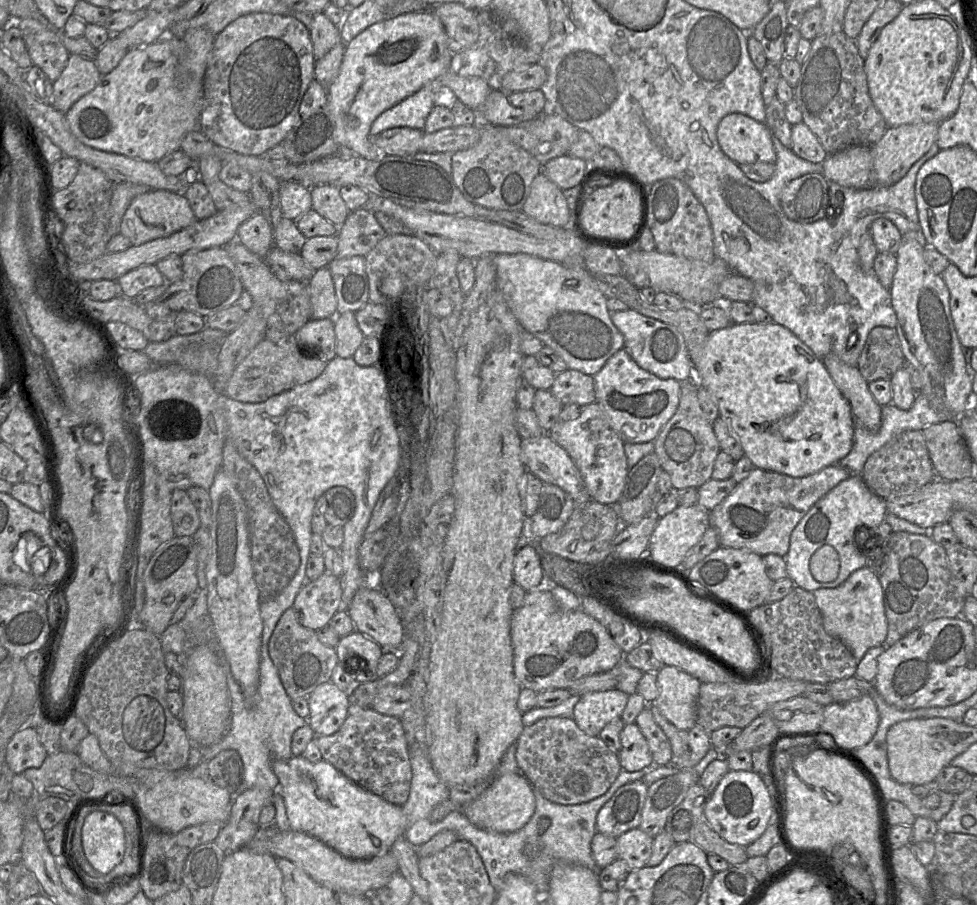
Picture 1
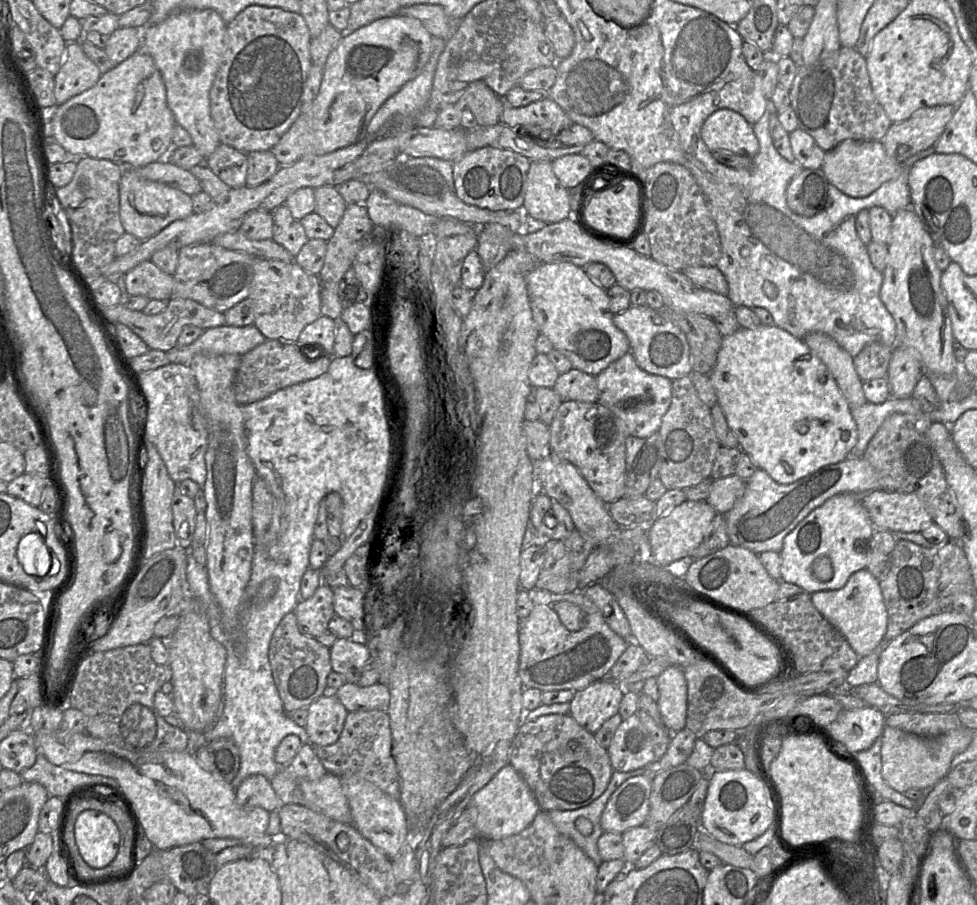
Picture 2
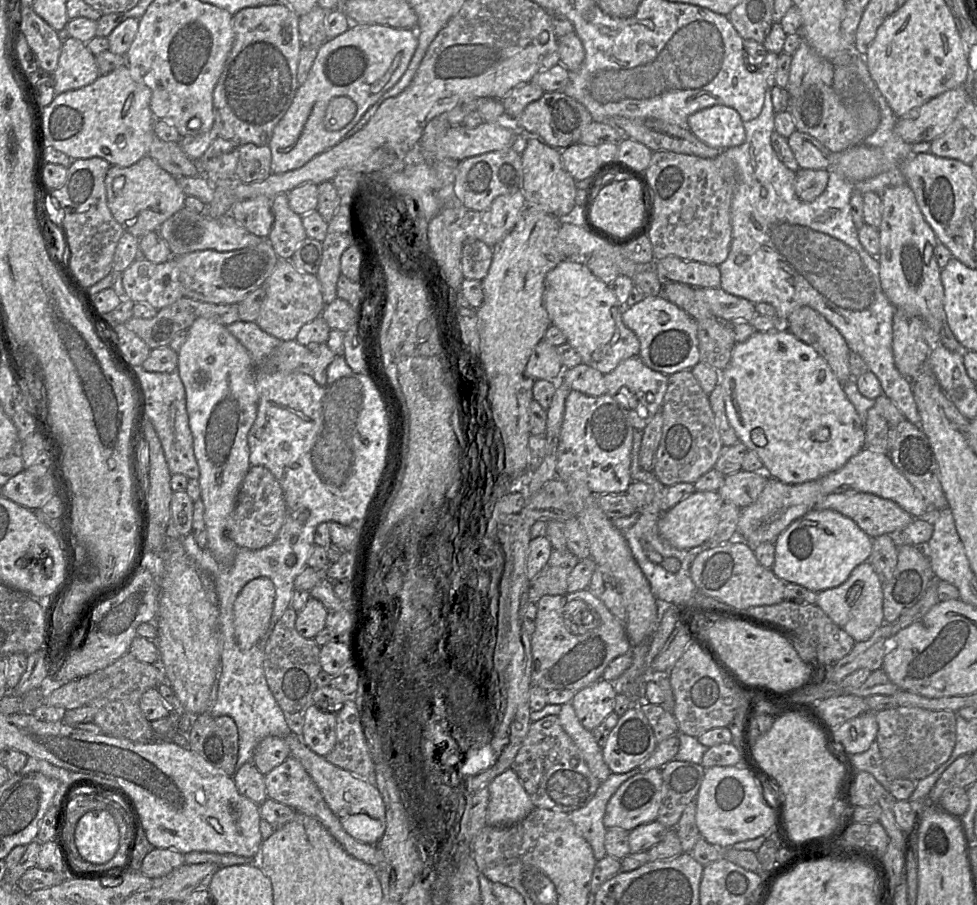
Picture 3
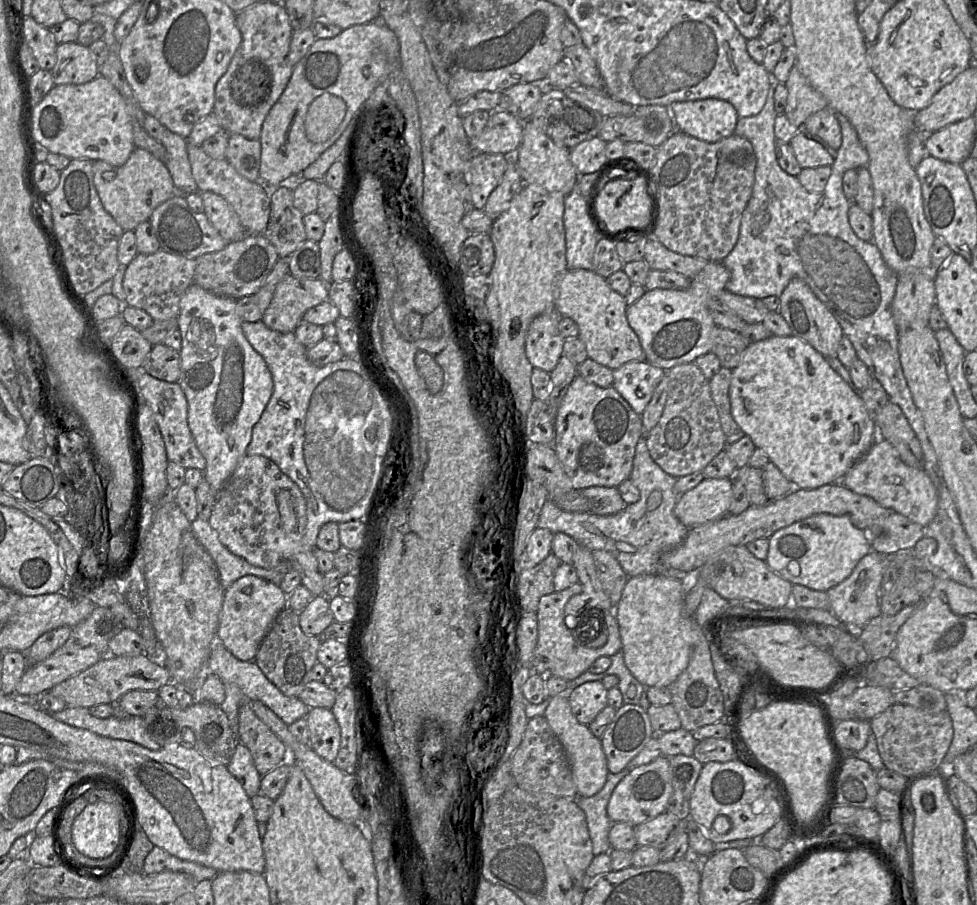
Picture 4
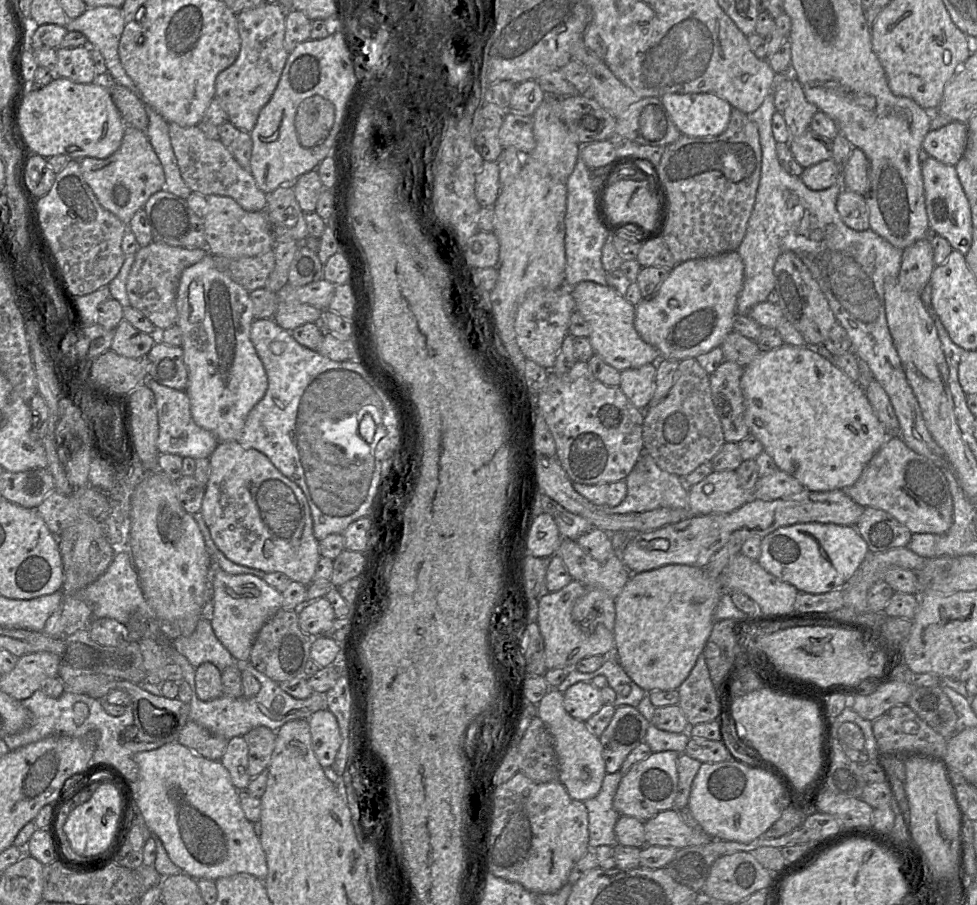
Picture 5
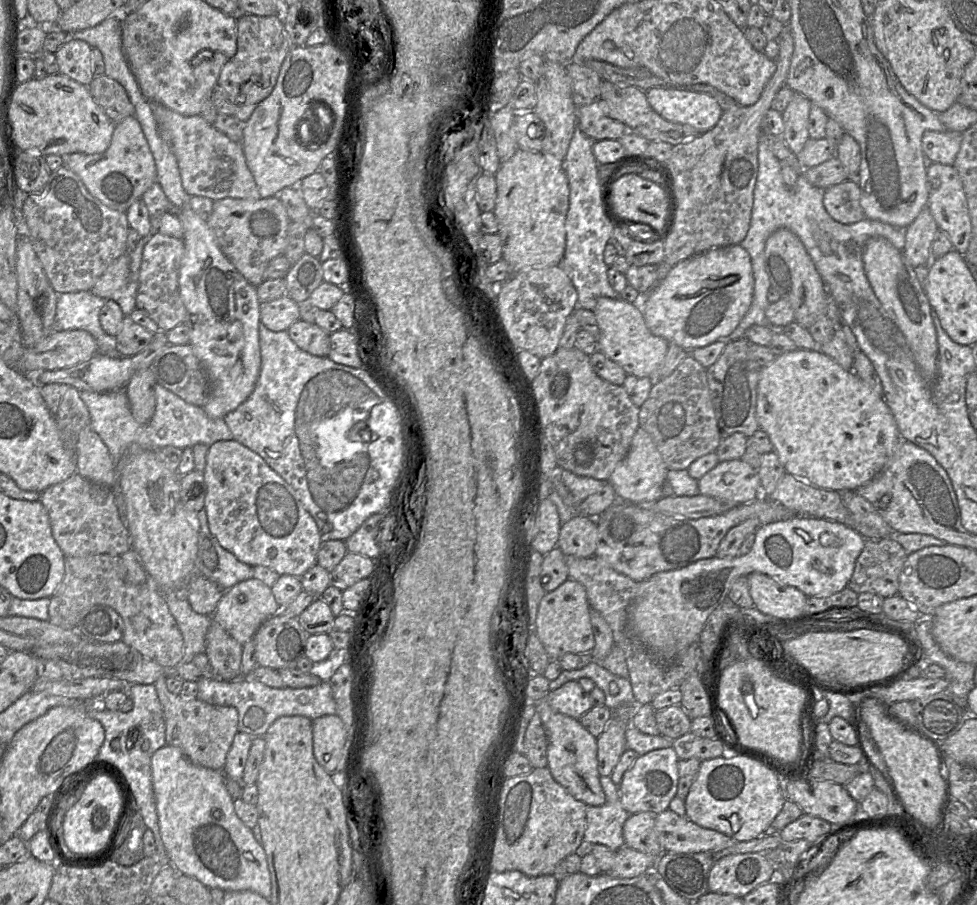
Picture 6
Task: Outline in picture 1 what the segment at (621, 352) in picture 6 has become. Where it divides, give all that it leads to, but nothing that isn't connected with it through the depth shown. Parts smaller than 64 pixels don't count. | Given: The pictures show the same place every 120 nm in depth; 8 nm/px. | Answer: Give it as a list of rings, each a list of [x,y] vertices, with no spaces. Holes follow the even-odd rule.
[[[498,254],[494,256],[496,288],[498,288],[519,324],[544,345],[552,348],[566,363],[568,369],[593,376],[607,360],[624,347],[622,334],[611,320],[607,298],[599,291],[593,276],[582,268],[570,268],[559,262],[529,254]]]

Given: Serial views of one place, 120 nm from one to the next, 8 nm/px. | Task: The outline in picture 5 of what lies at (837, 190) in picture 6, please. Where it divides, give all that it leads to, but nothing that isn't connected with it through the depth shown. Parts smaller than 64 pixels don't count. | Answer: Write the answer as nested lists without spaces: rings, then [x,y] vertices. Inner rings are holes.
[[[844,188],[837,198],[836,208],[849,228],[856,231],[870,228],[869,209],[863,195]]]

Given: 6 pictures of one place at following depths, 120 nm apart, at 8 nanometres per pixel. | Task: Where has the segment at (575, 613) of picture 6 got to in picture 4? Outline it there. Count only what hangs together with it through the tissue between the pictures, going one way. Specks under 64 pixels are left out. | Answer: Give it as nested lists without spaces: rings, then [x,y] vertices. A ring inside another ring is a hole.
[[[576,582],[573,585],[562,591],[554,591],[550,594],[543,595],[539,600],[537,617],[538,617],[538,639],[537,645],[534,651],[533,658],[533,672],[539,674],[543,677],[556,676],[562,678],[566,681],[571,681],[577,678],[582,673],[588,671],[589,667],[593,664],[593,662],[602,656],[611,657],[616,654],[622,648],[622,642],[620,637],[619,625],[617,622],[617,618],[615,616],[614,610],[605,610],[599,609],[600,617],[598,619],[599,632],[604,629],[604,626],[607,627],[608,636],[606,643],[598,648],[590,648],[586,645],[586,641],[584,640],[584,636],[573,635],[572,632],[567,628],[565,624],[565,612],[564,608],[570,597],[576,594],[580,594],[582,592],[582,585],[580,582]]]

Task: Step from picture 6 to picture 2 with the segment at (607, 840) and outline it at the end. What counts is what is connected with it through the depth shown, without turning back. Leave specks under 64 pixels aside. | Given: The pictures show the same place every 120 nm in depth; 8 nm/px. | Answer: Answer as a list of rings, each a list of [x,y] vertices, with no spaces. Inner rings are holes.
[[[646,769],[631,772],[612,773],[610,782],[601,796],[589,805],[567,811],[549,811],[549,817],[556,829],[571,839],[595,864],[603,861],[598,853],[598,839],[604,833],[601,816],[614,791],[627,779],[648,774]]]

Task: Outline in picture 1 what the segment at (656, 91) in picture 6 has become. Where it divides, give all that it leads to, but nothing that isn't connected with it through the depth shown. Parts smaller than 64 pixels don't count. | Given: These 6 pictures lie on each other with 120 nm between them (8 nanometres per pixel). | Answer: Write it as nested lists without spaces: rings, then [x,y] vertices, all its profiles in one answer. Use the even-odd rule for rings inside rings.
[[[737,112],[723,117],[717,128],[721,150],[738,165],[775,163],[772,134],[765,123]]]

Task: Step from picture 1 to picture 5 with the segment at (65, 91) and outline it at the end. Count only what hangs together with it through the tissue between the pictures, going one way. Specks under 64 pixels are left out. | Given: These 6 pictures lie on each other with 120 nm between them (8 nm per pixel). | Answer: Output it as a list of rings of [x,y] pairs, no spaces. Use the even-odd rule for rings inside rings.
[[[89,46],[58,48],[56,52],[56,76],[79,84],[89,84],[98,80]]]

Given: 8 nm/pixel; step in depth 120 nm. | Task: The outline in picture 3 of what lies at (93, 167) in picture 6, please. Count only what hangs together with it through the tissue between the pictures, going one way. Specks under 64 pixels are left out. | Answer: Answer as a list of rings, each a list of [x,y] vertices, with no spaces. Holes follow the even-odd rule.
[[[149,155],[129,167],[111,166],[105,177],[107,204],[123,230],[139,238],[158,231],[161,224],[185,207],[187,195],[175,176],[161,168]]]

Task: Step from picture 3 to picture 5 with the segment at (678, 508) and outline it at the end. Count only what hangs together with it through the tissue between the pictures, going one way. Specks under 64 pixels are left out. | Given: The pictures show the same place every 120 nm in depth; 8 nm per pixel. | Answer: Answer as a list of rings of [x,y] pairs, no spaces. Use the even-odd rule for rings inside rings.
[[[735,470],[713,471],[691,486],[688,491],[688,507],[694,515],[729,513],[743,506],[751,497],[752,495],[741,486]]]

